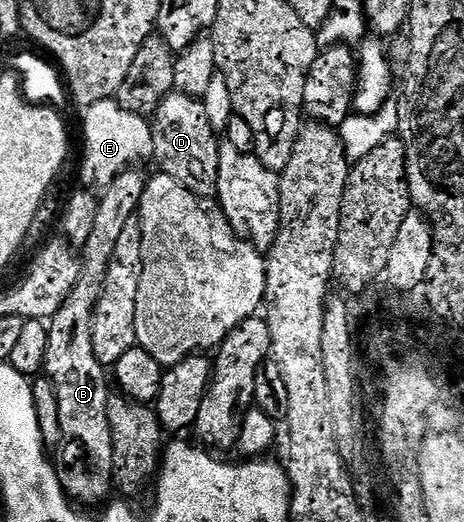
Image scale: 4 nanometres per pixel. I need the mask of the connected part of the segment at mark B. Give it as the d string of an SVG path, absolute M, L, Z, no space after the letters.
M140 166L128 168L114 177L99 193L94 227L82 247L84 256L80 260L77 282L70 290L65 304L47 325L49 344L46 346L43 371L58 398L59 443L64 444L64 450L56 464L56 475L59 476L65 493L81 505L103 505L109 499L108 491L114 488L110 418L106 418L110 380L109 377L108 380L104 377L105 365L100 364L94 354L92 315L104 292L104 279L114 256L114 246L118 246L118 238L122 235L126 222L133 220L139 213L142 194L150 179L149 173L144 173L142 169Z

